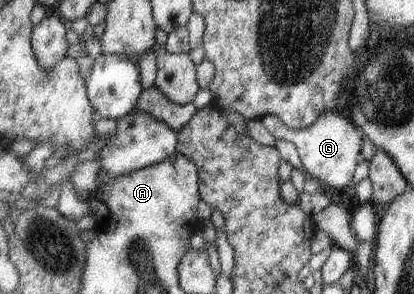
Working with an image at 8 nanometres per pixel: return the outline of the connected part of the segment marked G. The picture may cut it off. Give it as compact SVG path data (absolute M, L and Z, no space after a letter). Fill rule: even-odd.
M324 112L315 124L304 130L292 130L274 115L266 115L260 121L276 140L288 141L296 146L304 165L304 173L321 183L324 190L353 184L353 174L359 165L363 138L358 133L358 126L352 123L347 115Z

